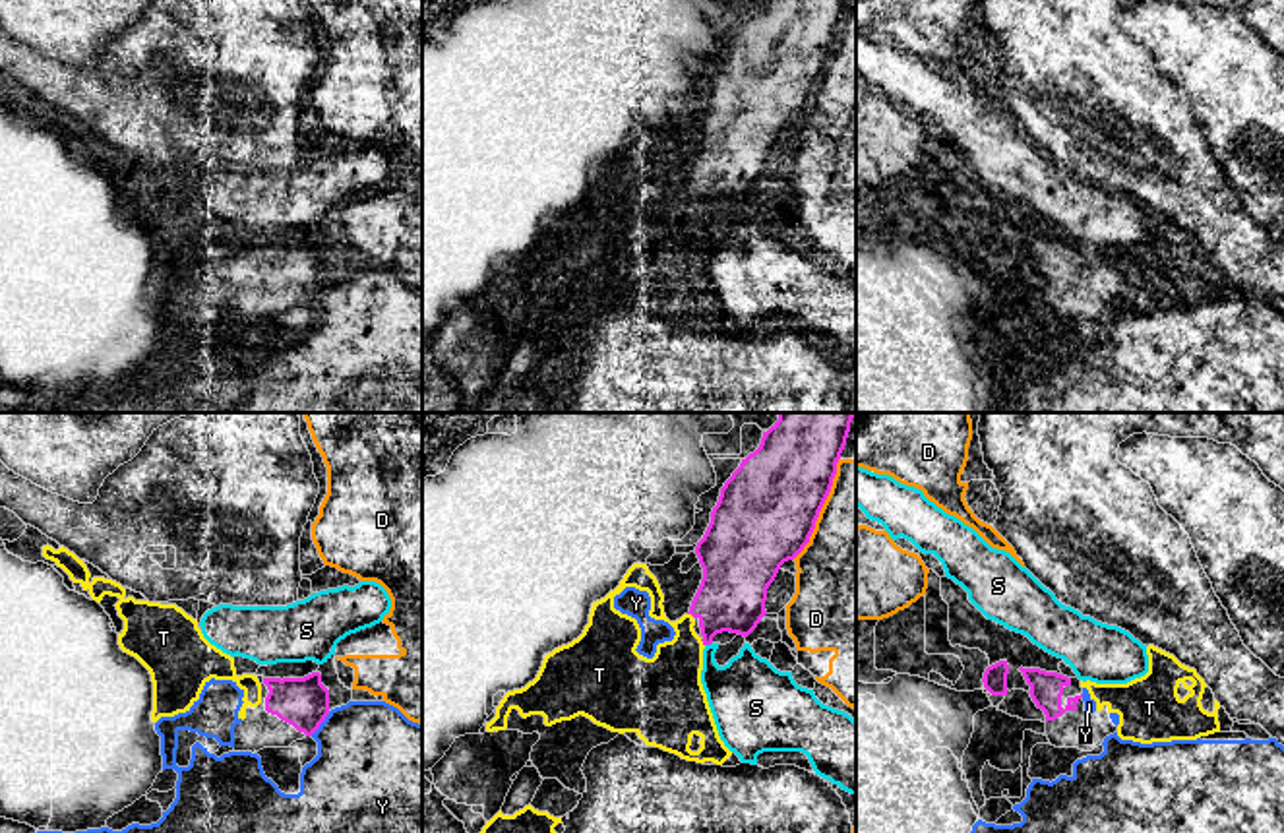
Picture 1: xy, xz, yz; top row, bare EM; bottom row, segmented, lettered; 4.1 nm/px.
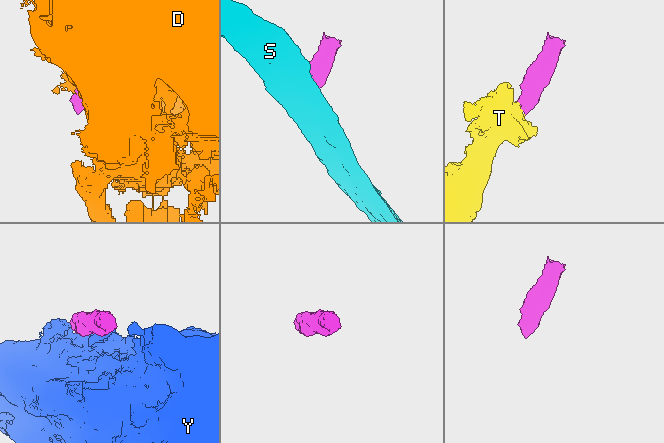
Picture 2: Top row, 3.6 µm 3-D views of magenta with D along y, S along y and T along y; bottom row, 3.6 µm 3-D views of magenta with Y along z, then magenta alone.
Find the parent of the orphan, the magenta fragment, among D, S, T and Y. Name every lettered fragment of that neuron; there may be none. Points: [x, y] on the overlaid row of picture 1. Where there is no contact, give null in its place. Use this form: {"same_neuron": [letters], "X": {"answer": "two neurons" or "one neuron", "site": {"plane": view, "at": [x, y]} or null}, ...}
{"same_neuron": ["T"], "D": {"answer": "two neurons", "site": {"plane": "xz", "at": [822, 506]}}, "S": {"answer": "two neurons", "site": {"plane": "xz", "at": [707, 644]}}, "T": {"answer": "one neuron", "site": {"plane": "xz", "at": [692, 615]}}, "Y": {"answer": "two neurons", "site": {"plane": "xy", "at": [322, 721]}}}

